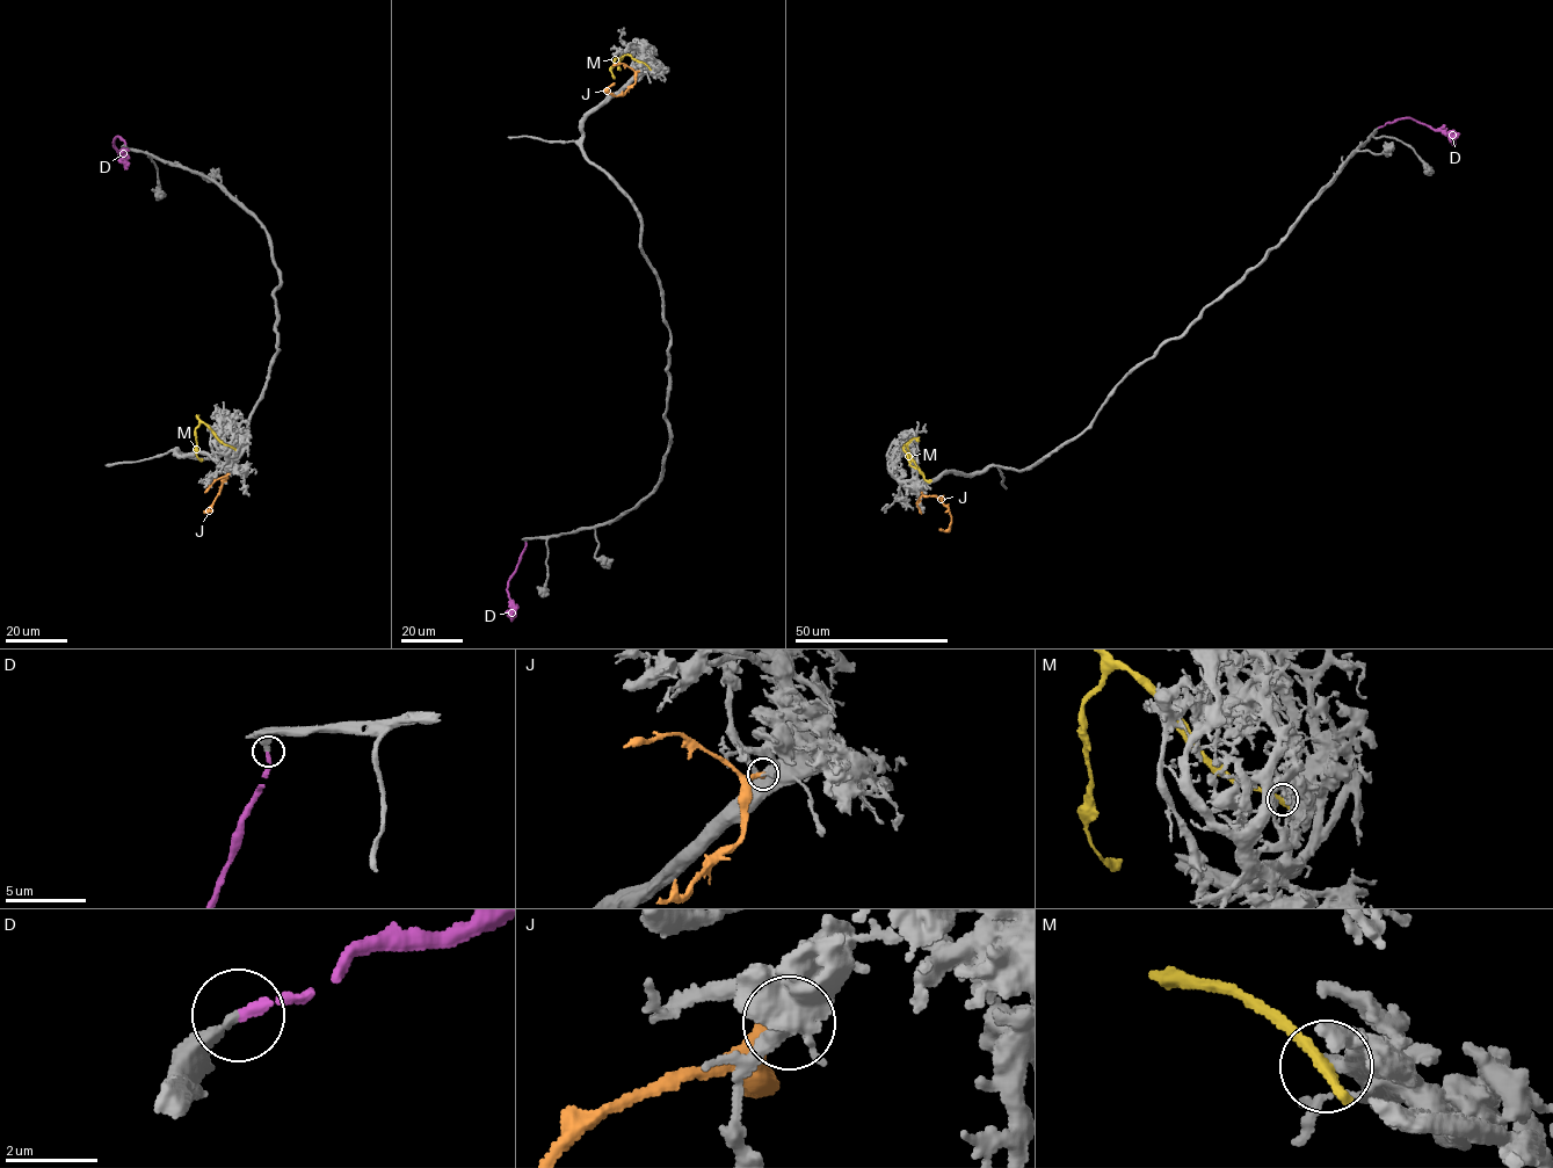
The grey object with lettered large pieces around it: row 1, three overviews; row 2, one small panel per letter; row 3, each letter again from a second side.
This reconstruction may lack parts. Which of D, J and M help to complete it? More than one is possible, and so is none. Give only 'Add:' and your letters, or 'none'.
Add: D

